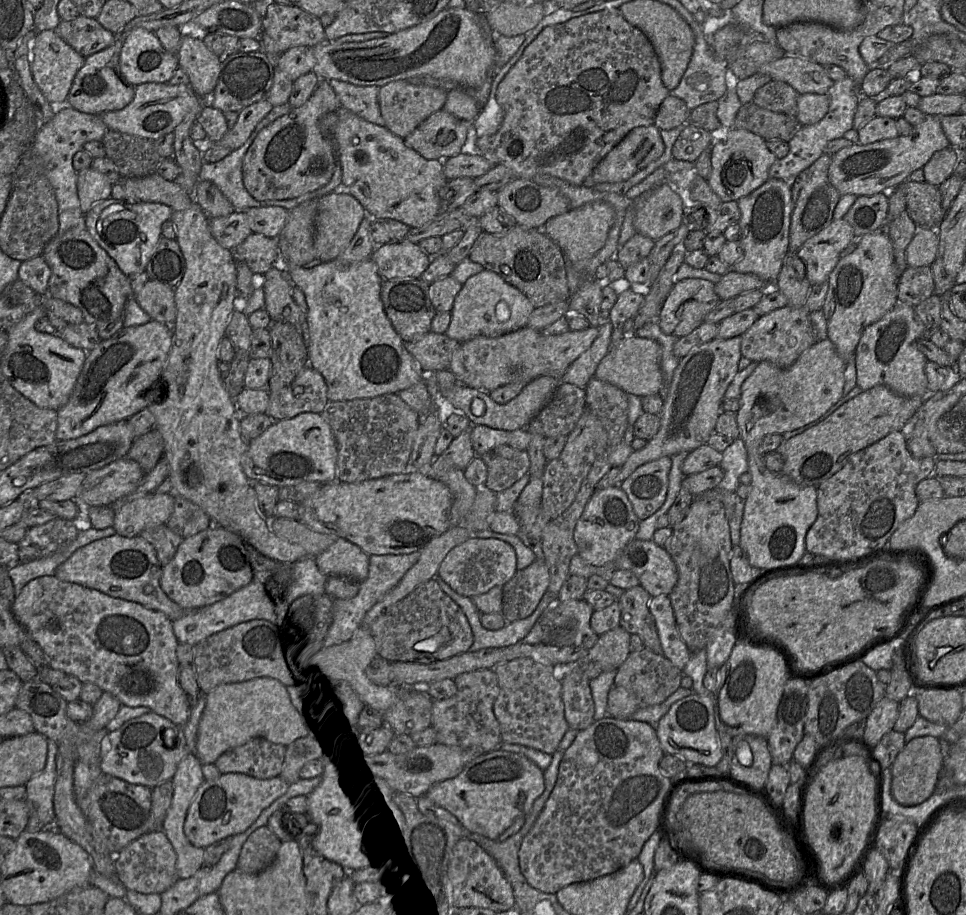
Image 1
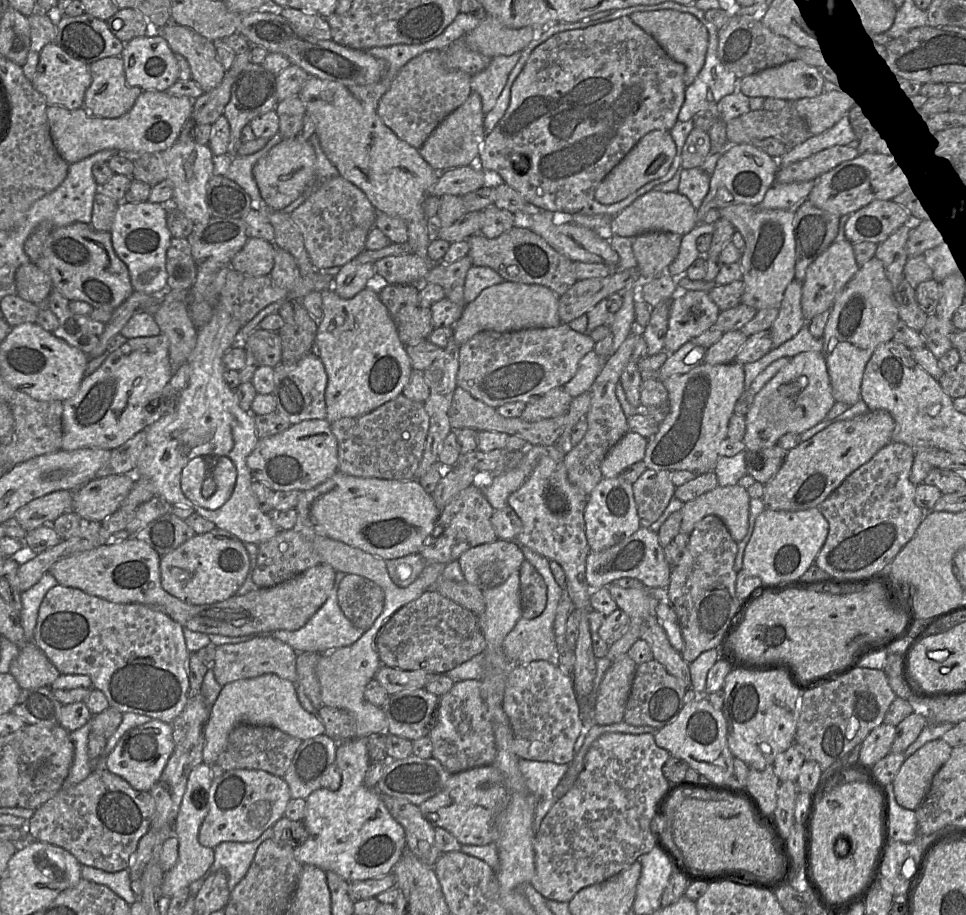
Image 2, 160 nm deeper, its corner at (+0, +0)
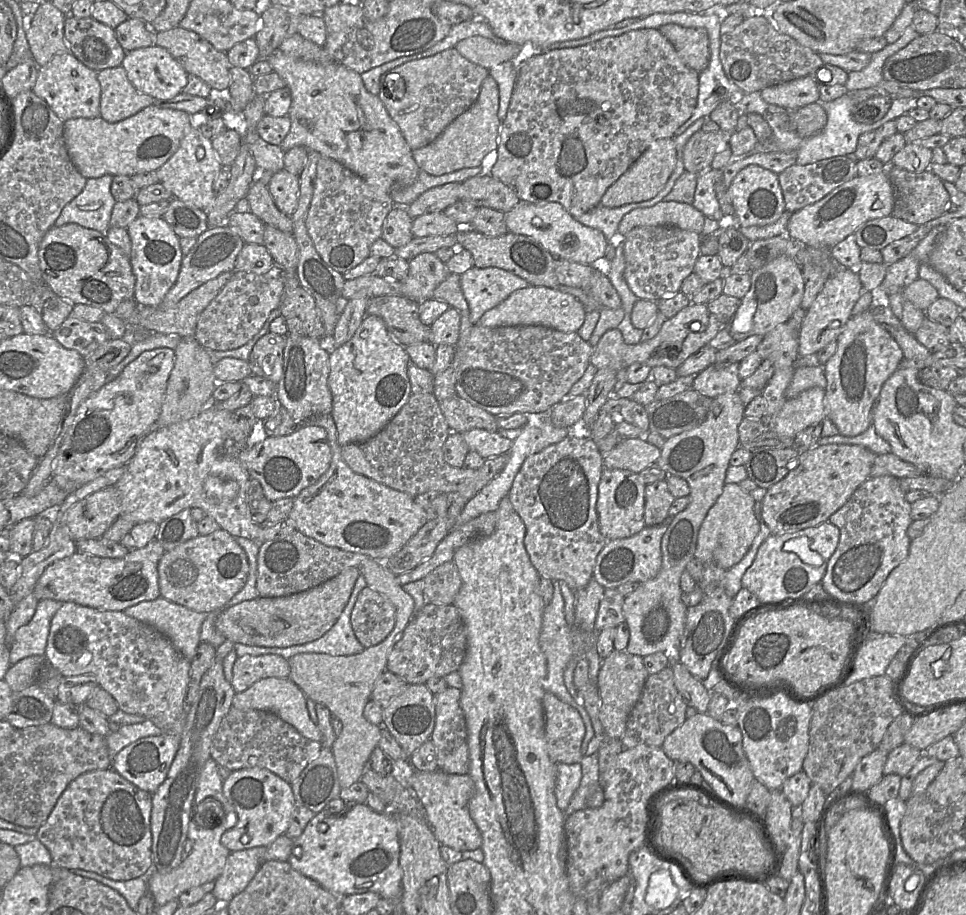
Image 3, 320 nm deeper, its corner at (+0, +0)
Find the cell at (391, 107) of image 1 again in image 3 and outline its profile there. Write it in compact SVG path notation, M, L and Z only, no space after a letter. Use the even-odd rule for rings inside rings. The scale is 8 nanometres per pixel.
M453 47L393 68L381 78L378 97L414 151L432 143L477 100L482 82L488 75L489 70L469 61ZM400 78L406 85L405 95L394 99L395 83Z

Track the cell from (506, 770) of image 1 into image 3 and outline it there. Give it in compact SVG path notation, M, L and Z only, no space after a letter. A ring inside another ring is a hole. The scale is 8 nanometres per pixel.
M441 770L415 771L406 785L425 810L425 820L441 845L460 852L482 847L482 835L470 816L469 801L474 794L474 781L469 774L448 774Z

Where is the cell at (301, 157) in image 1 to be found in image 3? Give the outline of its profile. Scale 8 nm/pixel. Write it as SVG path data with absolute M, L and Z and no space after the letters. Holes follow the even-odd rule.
M283 169L271 175L267 186L278 209L287 216L292 217L299 201L299 176Z

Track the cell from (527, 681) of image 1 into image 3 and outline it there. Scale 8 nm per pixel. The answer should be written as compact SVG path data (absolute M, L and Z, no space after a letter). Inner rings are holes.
M548 691L543 695L542 706L546 746L551 760L555 763L580 764L585 736L580 713Z

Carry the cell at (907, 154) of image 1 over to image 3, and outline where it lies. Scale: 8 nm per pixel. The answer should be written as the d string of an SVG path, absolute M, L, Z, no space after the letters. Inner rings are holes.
M887 171L869 176L857 175L820 201L791 214L786 235L808 247L831 249L854 234L866 221L891 215L893 207L894 195Z

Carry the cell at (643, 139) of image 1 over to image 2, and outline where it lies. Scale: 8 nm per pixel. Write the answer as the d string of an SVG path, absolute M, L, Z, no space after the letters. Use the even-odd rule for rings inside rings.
M653 130L647 133L601 181L596 188L594 200L610 205L625 199L645 184L663 177L675 155L676 145L669 131Z

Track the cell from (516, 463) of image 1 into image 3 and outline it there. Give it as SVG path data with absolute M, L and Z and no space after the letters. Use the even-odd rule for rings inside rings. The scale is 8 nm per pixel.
M412 393L382 430L364 442L341 446L341 455L353 472L414 498L426 492L459 494L476 478L478 469L456 468L444 460L443 446L450 432L433 393Z

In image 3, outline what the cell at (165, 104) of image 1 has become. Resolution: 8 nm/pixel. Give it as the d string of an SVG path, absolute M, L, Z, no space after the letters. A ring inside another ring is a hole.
M150 105L115 123L109 123L102 117L69 119L63 124L63 137L72 163L85 178L99 178L104 175L132 177L135 174L156 172L177 151L182 138L192 126L195 126L194 118L186 112Z

